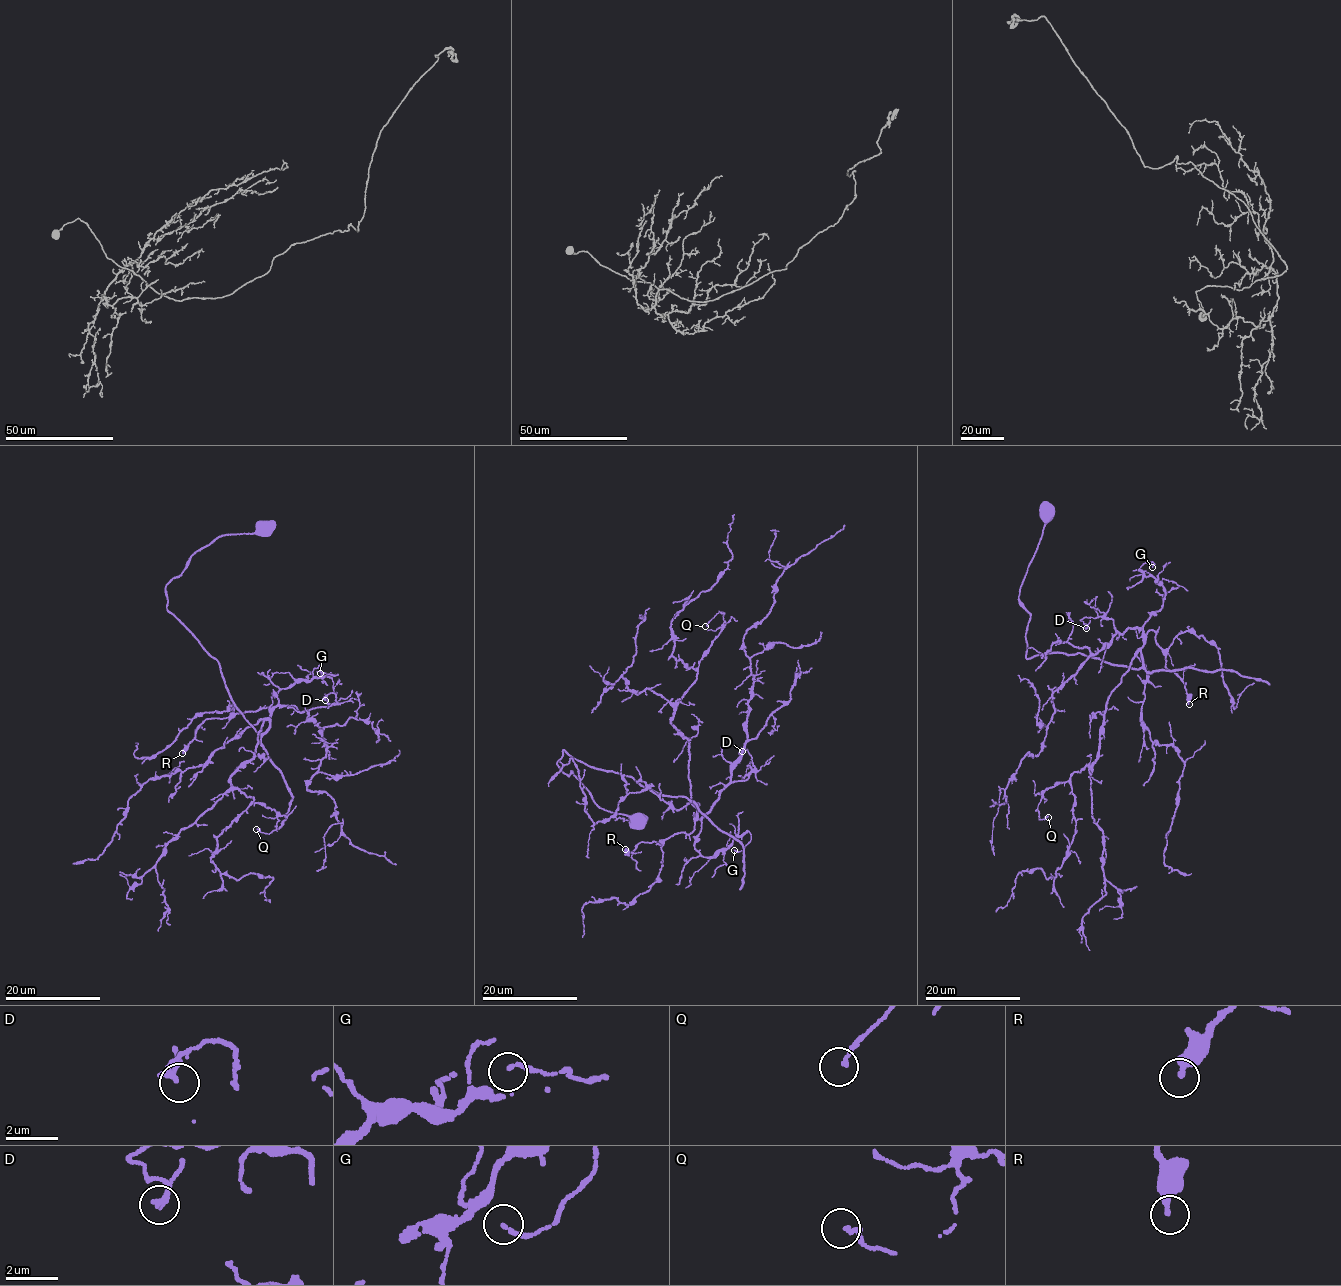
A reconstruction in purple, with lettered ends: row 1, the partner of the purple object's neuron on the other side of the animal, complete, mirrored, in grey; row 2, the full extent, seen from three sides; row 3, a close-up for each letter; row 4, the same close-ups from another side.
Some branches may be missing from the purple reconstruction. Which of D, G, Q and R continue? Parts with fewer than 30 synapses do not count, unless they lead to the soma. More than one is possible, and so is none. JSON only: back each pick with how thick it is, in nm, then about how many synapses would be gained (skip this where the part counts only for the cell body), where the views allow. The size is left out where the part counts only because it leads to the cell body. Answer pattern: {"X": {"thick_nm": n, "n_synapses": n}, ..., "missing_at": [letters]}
{"missing_at": []}

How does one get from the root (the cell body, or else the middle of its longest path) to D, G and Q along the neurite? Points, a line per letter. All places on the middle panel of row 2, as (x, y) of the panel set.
D: (636, 821), (597, 806), (558, 766), (563, 750), (688, 798), (698, 819), (748, 777), (754, 766), (742, 751)
G: (636, 821), (597, 806), (558, 766), (563, 750), (698, 804), (694, 846), (704, 856), (748, 832), (734, 850)
Q: (636, 821), (599, 808), (557, 763), (565, 751), (697, 806), (689, 740), (671, 720), (724, 614), (705, 626)

